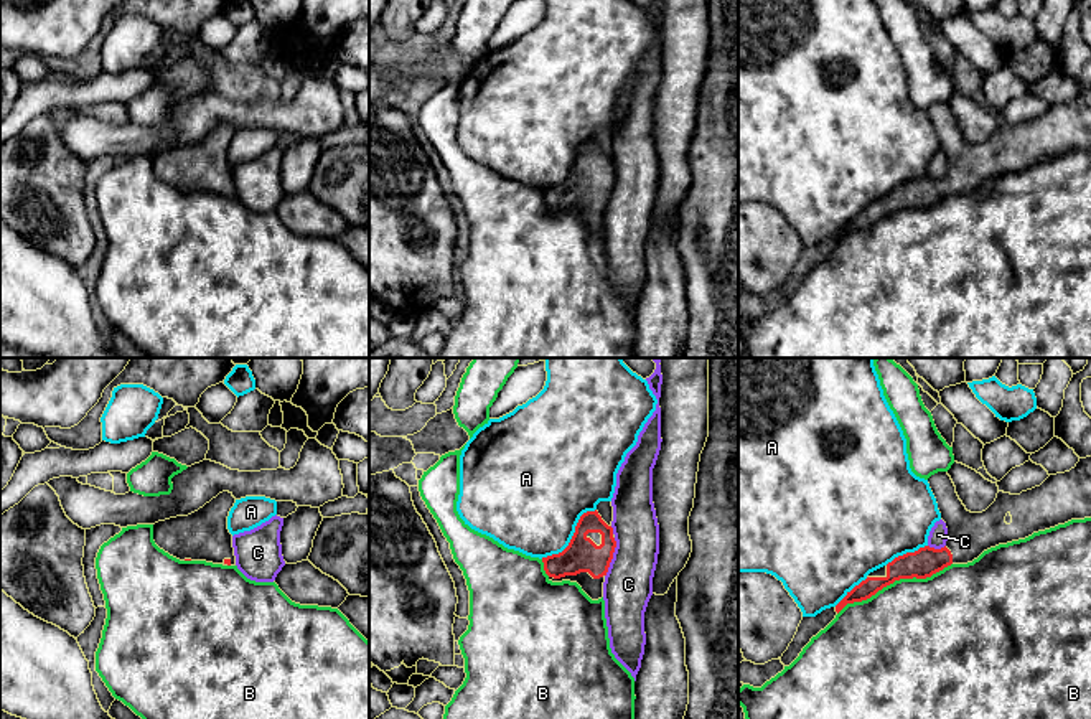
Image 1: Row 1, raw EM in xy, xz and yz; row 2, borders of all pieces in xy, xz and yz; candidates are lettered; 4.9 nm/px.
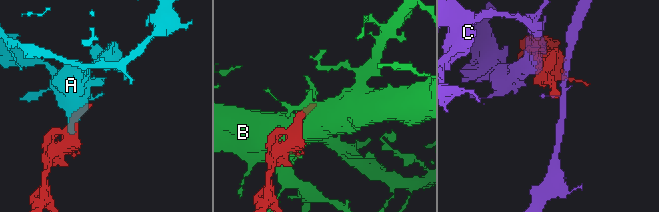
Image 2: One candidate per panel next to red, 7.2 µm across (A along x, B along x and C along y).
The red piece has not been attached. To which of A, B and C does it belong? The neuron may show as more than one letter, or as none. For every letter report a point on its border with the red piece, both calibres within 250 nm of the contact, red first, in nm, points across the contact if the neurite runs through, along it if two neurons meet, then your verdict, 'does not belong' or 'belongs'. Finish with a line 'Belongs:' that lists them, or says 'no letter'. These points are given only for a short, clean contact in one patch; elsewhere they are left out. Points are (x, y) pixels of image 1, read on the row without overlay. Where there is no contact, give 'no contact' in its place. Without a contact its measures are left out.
A: meets red in xz at (572, 167); 170 nm thick on the red side, 480 nm on the other; does not belong
B: meets red in yz at (894, 211); 140 nm thick on the red side, 480 nm on the other; does not belong
C: meets red in xz at (612, 188); 170 nm thick on the red side, 240 nm on the other; border along xz (615, 169), (613, 188), (605, 206); does not belong
Belongs: no letter

